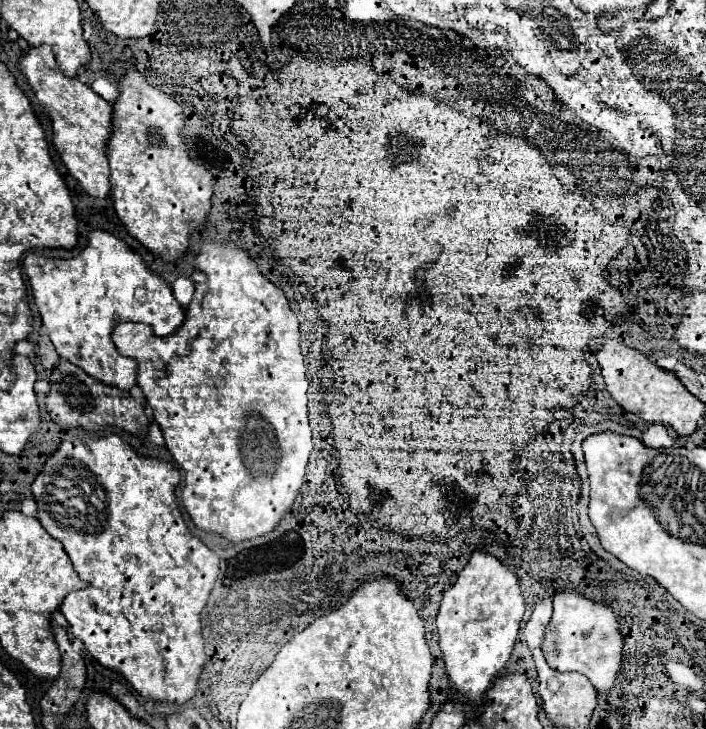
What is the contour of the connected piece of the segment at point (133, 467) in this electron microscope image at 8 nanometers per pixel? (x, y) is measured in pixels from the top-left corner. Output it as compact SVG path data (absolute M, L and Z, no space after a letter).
M109 433L107 437L85 437L79 439L75 435L71 435L69 439L65 439L53 453L51 457L45 461L43 471L35 477L35 481L31 483L31 491L33 497L37 501L37 511L39 511L39 521L45 527L45 531L59 539L69 555L69 559L73 561L73 567L77 571L77 575L85 581L89 581L89 587L79 589L69 593L63 603L61 603L61 613L65 615L65 619L69 621L69 627L73 631L75 637L79 637L87 651L103 665L109 669L115 669L119 673L123 673L123 677L133 685L135 691L139 691L139 695L155 699L155 701L169 701L169 703L185 703L189 699L195 697L197 693L197 677L203 669L205 663L205 651L203 651L203 633L201 633L201 611L209 599L209 593L213 589L215 577L219 573L219 557L201 541L197 539L187 523L183 521L183 515L177 507L177 499L175 499L175 489L181 481L181 475L177 471L177 467L169 461L161 461L157 457L143 457L139 455L123 437L119 437L117 433Z

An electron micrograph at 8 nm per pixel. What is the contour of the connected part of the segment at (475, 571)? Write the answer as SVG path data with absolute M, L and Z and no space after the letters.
M475 551L459 573L455 585L443 595L437 613L439 647L443 651L445 673L455 691L459 691L473 707L479 707L493 679L505 669L525 613L525 601L519 581L493 555Z

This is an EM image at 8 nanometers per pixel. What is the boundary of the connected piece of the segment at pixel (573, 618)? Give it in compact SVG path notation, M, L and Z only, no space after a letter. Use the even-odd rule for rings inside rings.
M575 591L555 595L551 631L545 635L543 643L551 667L583 673L597 691L603 691L615 683L615 673L621 665L621 647L623 641L619 635L619 623L611 609L601 603L593 603Z

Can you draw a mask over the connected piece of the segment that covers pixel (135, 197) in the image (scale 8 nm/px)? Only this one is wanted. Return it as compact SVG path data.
M129 65L119 77L119 97L113 103L113 127L107 141L107 159L111 167L111 199L119 219L125 223L131 237L145 245L165 261L183 257L189 245L189 235L195 231L211 207L211 171L189 157L185 145L185 115L183 107L165 91L147 83L147 79Z

